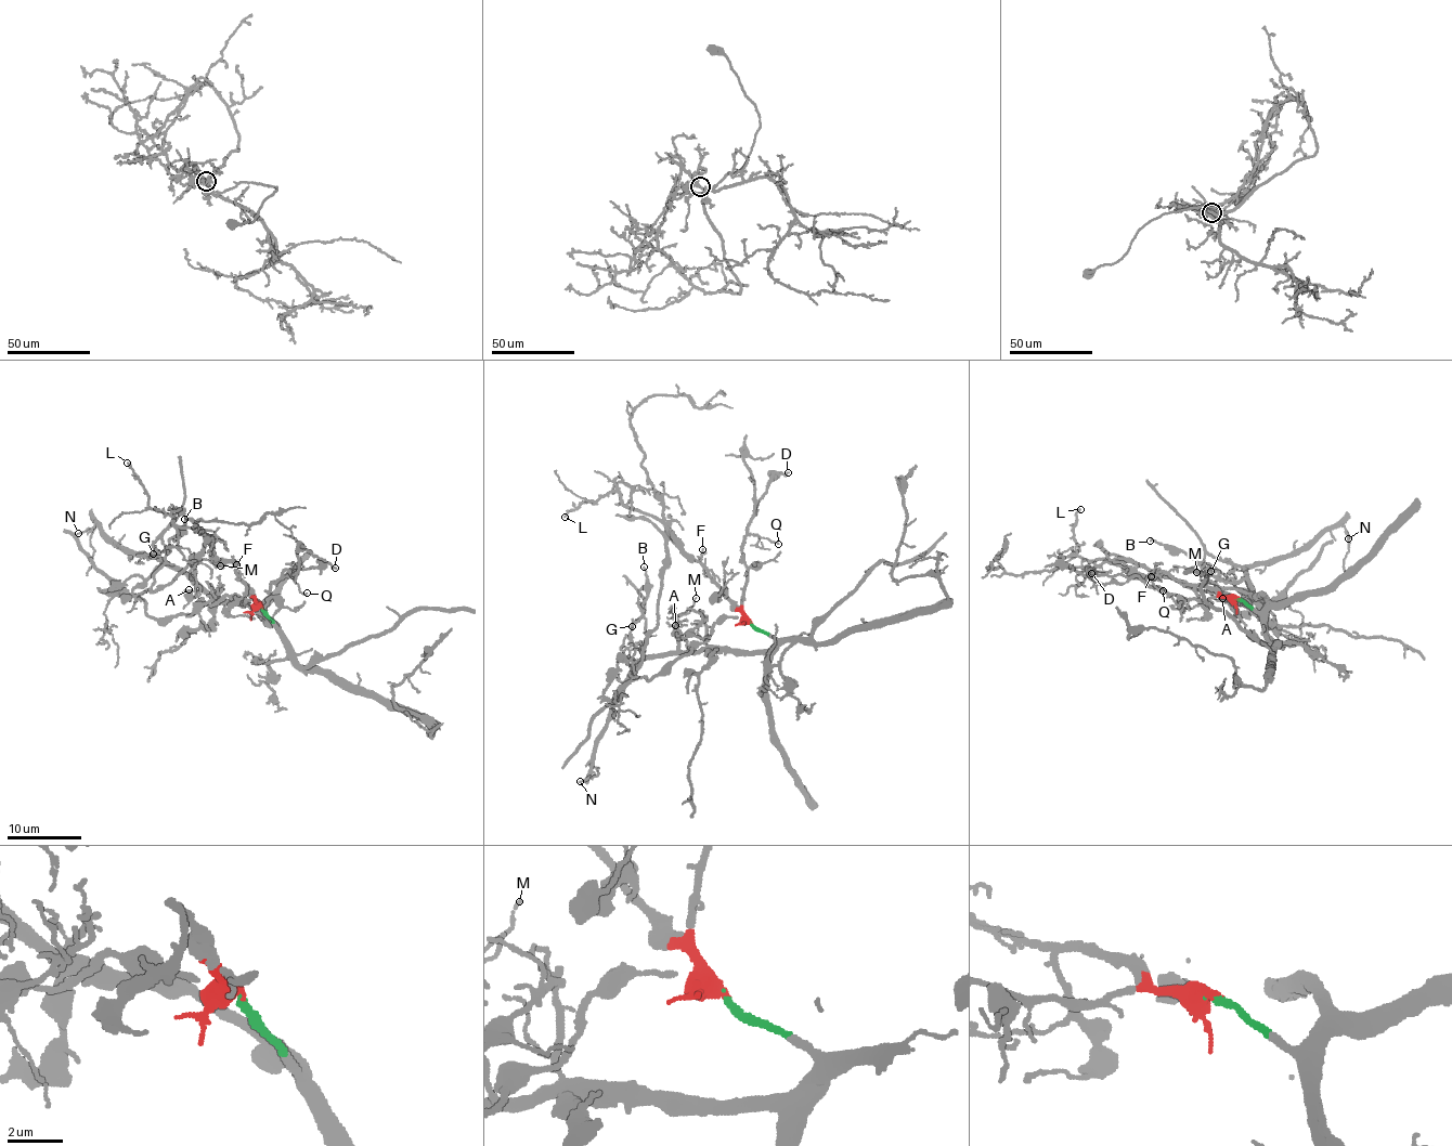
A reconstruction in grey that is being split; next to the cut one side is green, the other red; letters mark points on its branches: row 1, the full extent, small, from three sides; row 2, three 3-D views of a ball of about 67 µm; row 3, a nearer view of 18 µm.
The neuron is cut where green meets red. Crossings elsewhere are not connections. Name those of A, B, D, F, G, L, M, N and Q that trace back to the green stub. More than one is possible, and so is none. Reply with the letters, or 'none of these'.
A, B, G, M, N

